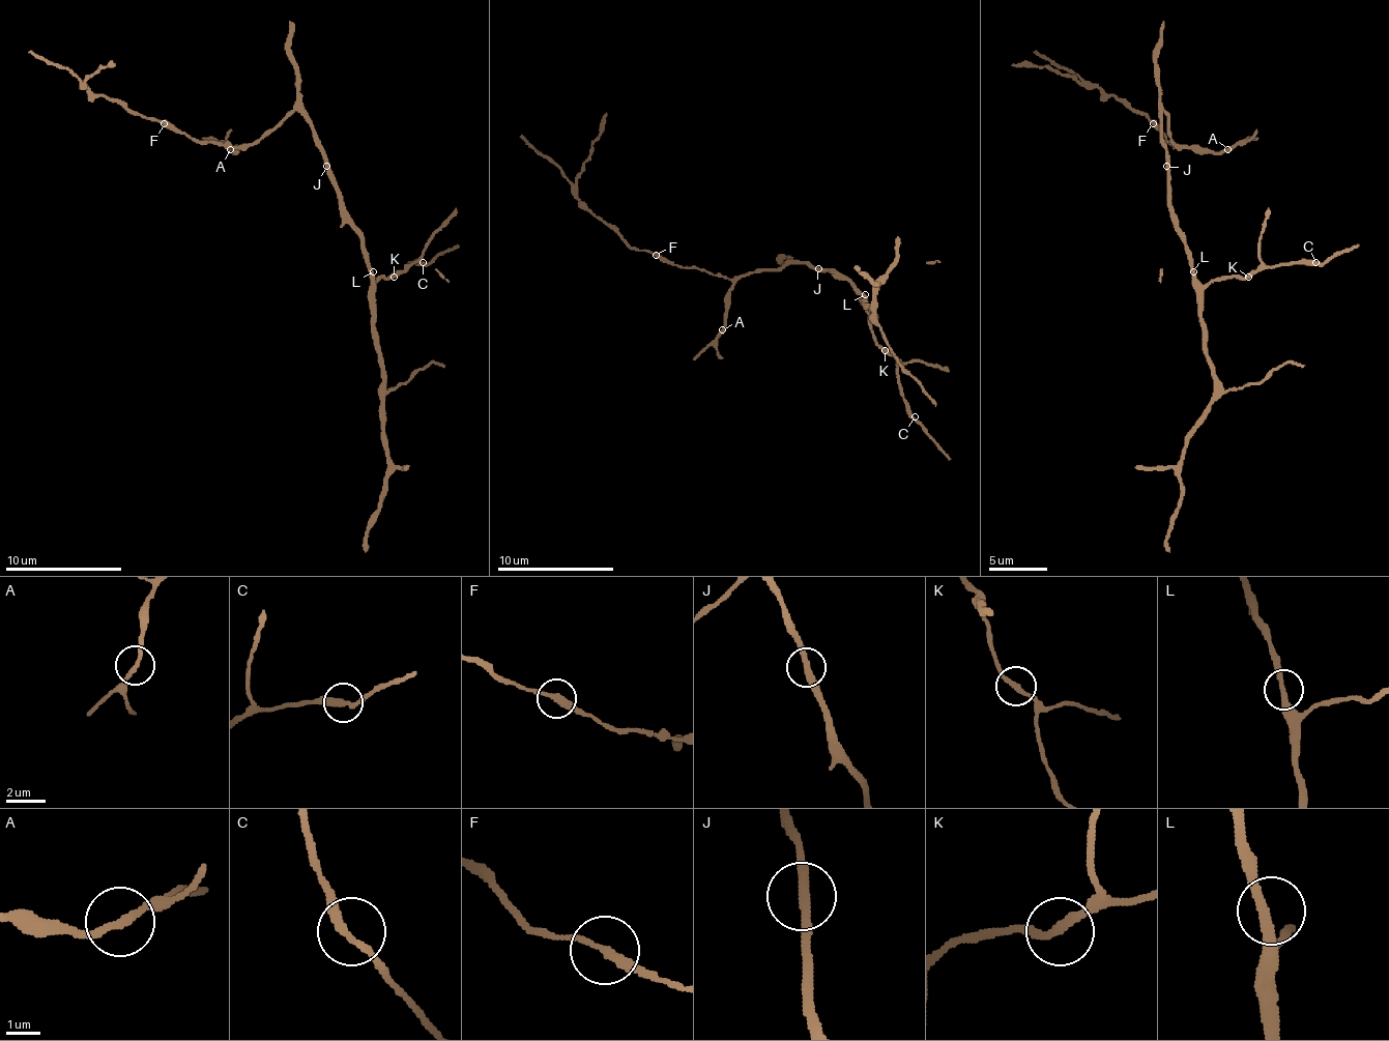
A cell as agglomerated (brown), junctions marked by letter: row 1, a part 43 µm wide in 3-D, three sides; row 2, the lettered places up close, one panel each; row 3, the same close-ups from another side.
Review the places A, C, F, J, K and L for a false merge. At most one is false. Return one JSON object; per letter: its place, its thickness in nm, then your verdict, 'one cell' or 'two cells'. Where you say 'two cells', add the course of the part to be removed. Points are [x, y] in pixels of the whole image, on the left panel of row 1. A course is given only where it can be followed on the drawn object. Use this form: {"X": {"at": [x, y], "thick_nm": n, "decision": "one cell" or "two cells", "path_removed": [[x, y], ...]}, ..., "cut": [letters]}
{"A": {"at": [230, 149], "thick_nm": 220, "decision": "one cell"}, "C": {"at": [423, 262], "thick_nm": 280, "decision": "one cell"}, "F": {"at": [164, 123], "thick_nm": 280, "decision": "one cell"}, "J": {"at": [326, 166], "thick_nm": 300, "decision": "one cell"}, "K": {"at": [394, 277], "thick_nm": 240, "decision": "one cell"}, "L": {"at": [373, 271], "thick_nm": 280, "decision": "one cell"}, "cut": []}

